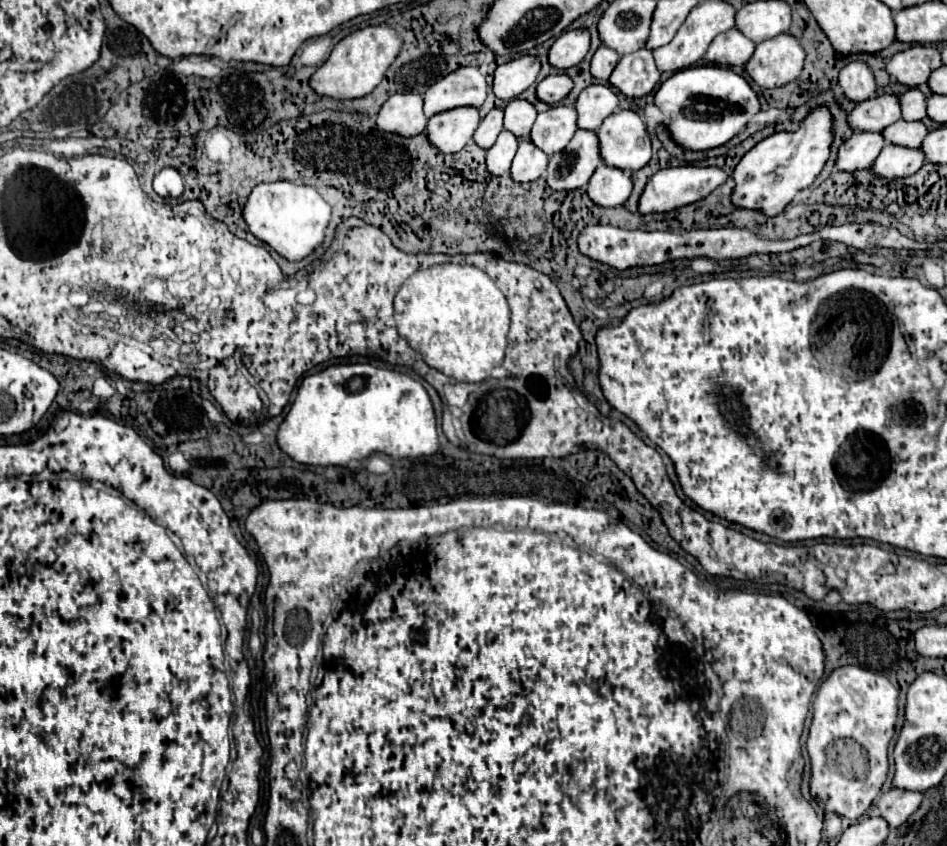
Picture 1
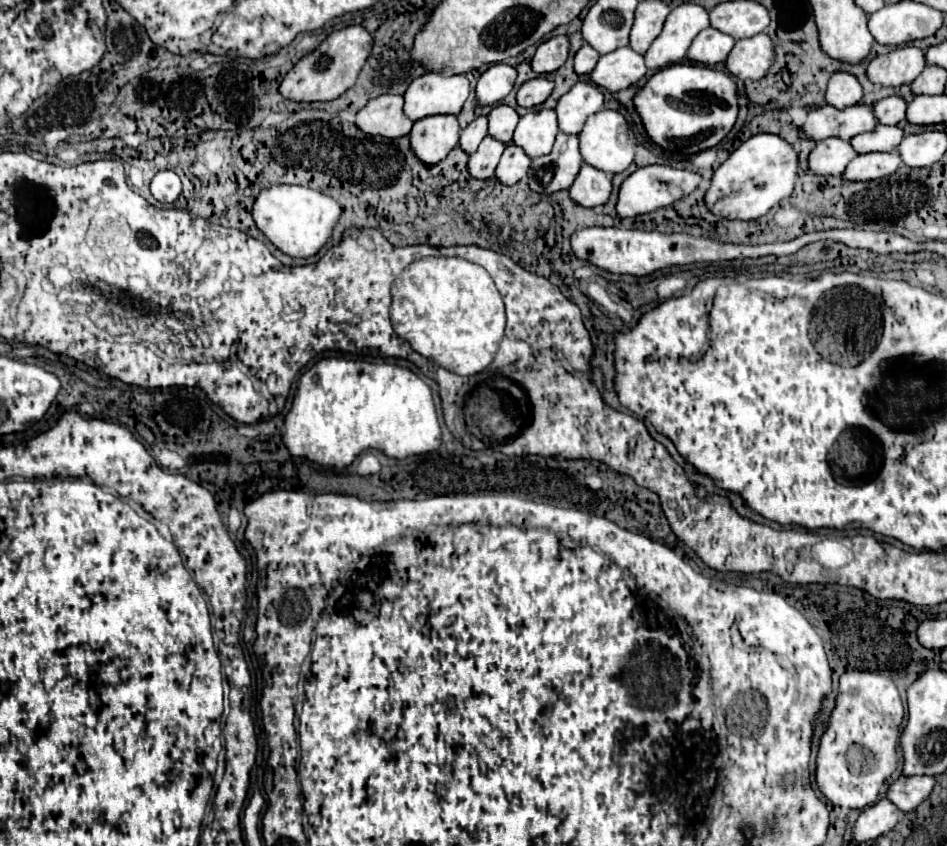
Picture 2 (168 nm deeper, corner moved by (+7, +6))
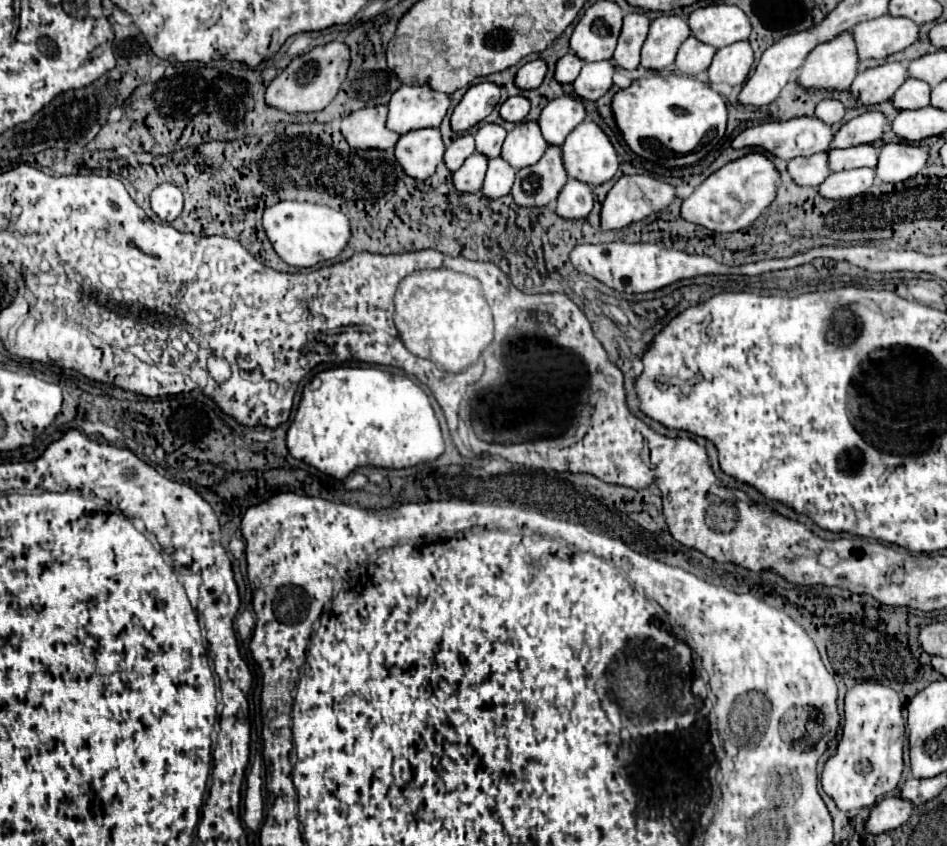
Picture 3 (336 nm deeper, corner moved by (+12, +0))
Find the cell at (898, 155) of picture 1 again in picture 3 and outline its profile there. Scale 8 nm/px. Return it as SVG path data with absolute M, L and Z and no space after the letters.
M853 168L853 170L841 170L833 172L821 186L819 194L827 196L831 200L851 198L857 194L867 192L877 178L875 168Z

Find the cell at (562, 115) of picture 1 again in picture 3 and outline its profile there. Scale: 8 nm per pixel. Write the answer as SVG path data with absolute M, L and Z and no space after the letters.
M519 122L505 138L501 156L515 168L527 168L541 160L547 150L547 142L537 122Z

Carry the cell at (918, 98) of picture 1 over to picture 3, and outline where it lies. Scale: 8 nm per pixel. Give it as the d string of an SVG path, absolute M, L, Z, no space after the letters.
M865 112L839 128L839 136L835 136L835 144L831 144L831 148L849 148L855 144L875 142L883 136L885 122L887 122L885 114Z

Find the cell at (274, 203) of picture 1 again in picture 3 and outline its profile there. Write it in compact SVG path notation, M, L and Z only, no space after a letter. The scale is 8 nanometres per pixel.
M281 200L273 206L267 206L263 210L263 228L273 244L275 252L291 266L297 268L311 268L319 262L335 258L349 240L349 222L347 218L321 204L311 202L297 202L297 200Z

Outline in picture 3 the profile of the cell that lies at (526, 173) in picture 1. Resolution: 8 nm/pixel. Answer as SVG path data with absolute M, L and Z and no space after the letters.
M493 158L489 160L489 170L487 170L481 192L487 198L501 198L511 192L513 180L515 180L515 168L503 158Z

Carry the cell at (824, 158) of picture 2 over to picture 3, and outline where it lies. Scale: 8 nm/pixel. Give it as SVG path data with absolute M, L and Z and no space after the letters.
M819 152L807 158L793 158L787 166L793 180L801 186L819 186L829 174L829 154Z

